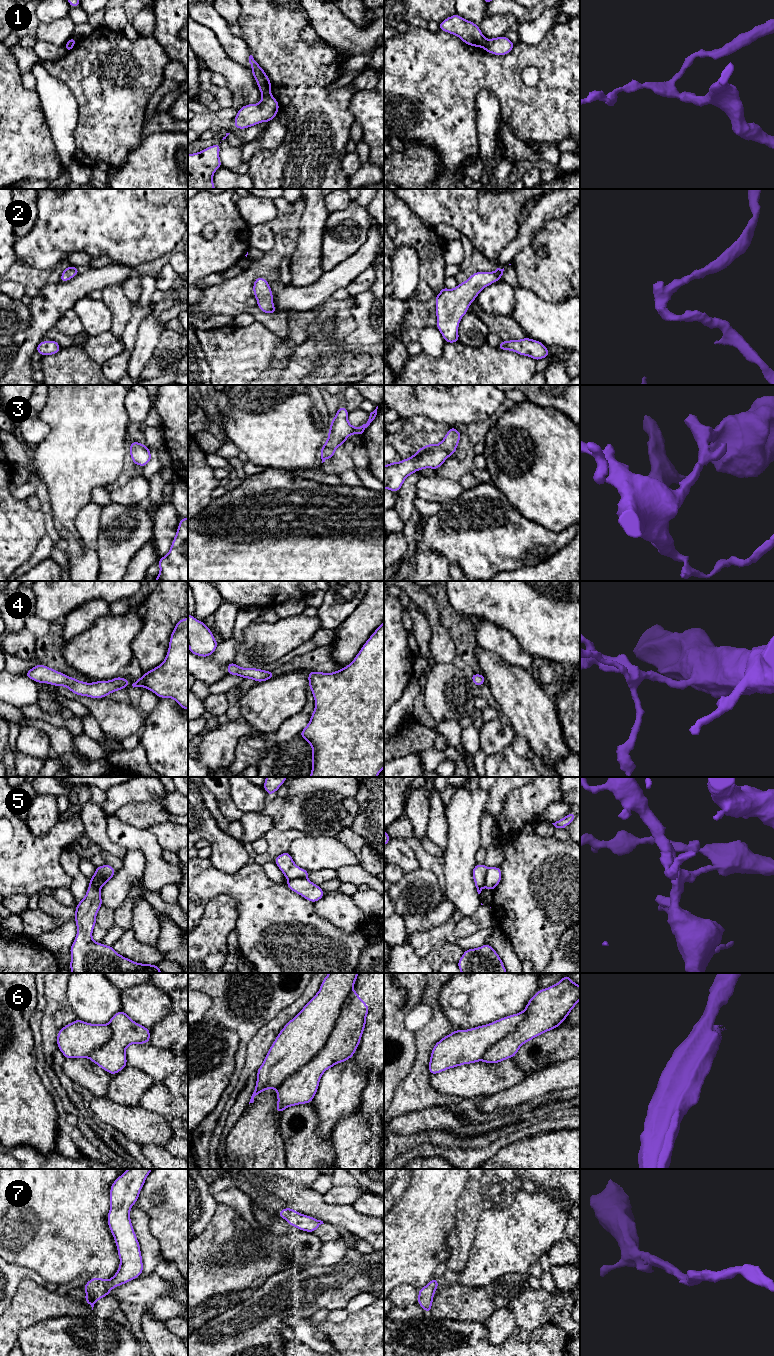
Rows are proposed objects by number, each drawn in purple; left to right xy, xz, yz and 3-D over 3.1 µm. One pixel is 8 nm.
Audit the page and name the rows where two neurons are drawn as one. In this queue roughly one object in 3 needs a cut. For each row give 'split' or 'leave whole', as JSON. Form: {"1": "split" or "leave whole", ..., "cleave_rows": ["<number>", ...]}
{"1": "split", "2": "leave whole", "3": "leave whole", "4": "leave whole", "5": "split", "6": "split", "7": "leave whole", "cleave_rows": ["1", "5", "6"]}

